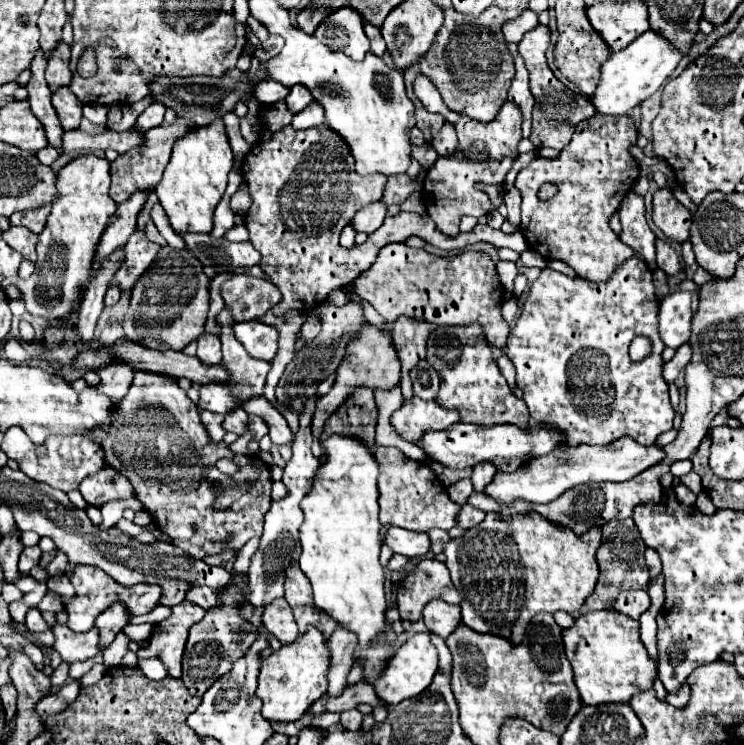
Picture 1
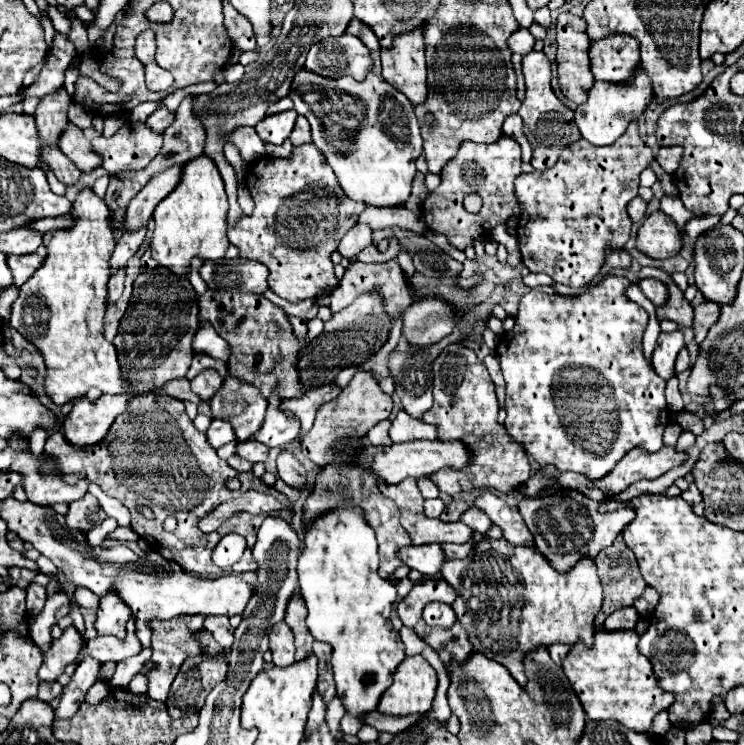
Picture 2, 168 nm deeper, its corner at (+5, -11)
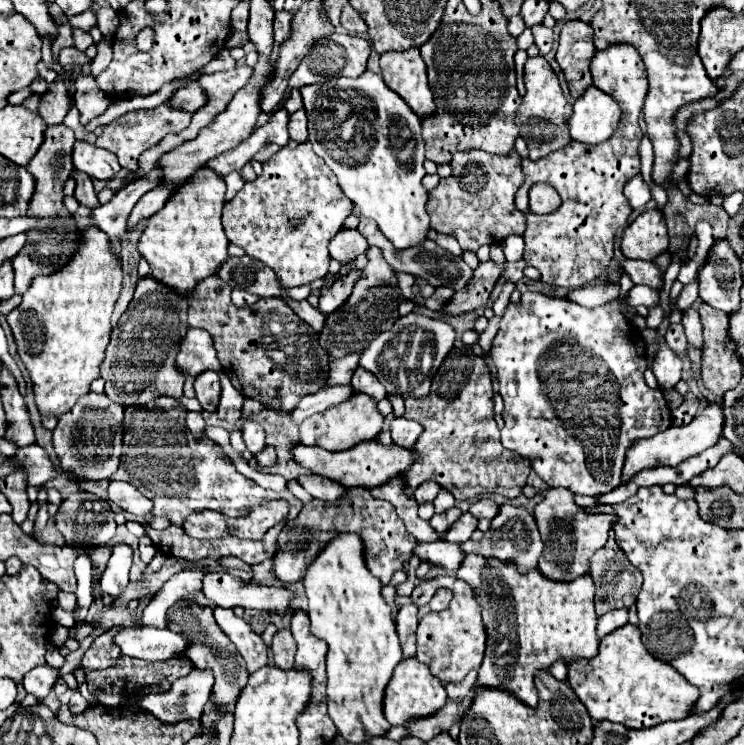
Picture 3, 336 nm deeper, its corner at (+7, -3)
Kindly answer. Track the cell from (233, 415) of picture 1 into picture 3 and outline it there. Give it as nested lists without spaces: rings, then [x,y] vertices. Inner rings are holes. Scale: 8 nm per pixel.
[[[267,444],[263,448],[263,452],[259,452],[259,456],[255,456],[255,460],[259,462],[259,466],[271,466],[271,464],[275,464],[275,448]]]

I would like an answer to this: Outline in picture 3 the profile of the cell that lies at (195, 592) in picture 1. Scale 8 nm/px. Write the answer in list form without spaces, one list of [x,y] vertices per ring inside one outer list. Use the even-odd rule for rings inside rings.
[[[213,608],[213,614],[215,614],[215,622],[219,624],[219,628],[237,646],[251,674],[267,664],[267,646],[263,644],[259,634],[255,634],[249,628],[249,624],[243,618],[237,618],[233,610],[225,610],[225,608]]]

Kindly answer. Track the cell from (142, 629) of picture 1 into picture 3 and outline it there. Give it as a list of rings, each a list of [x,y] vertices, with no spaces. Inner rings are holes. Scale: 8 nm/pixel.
[[[121,628],[115,634],[115,644],[119,644],[121,652],[127,656],[143,658],[143,660],[167,660],[173,658],[175,652],[183,652],[187,648],[187,642],[171,632],[169,628]]]

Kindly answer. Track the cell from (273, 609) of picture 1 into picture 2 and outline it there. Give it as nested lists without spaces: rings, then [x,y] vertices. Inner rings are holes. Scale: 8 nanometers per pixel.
[[[277,622],[269,632],[269,648],[273,652],[275,666],[291,666],[295,662],[295,644],[293,632],[285,622]]]

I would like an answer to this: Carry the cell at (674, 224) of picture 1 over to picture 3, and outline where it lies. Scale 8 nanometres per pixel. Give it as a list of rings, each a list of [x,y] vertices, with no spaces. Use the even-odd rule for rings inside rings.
[[[645,210],[629,224],[621,238],[621,252],[627,258],[653,260],[669,248],[667,222],[661,210]]]

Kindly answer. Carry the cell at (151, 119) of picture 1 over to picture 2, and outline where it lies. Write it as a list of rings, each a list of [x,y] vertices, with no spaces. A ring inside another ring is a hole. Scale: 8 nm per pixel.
[[[161,106],[161,108],[159,108],[155,114],[151,114],[145,122],[149,124],[149,128],[155,128],[155,132],[163,132],[165,128],[171,126],[173,120],[175,120],[175,112],[169,110],[169,108],[165,108],[165,106]]]

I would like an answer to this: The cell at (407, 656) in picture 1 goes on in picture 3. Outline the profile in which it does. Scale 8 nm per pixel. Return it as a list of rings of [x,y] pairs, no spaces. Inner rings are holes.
[[[407,658],[395,666],[395,672],[385,688],[383,712],[385,712],[385,718],[389,724],[401,726],[409,718],[421,718],[421,716],[429,716],[429,714],[437,712],[439,708],[445,706],[445,702],[447,702],[447,692],[445,692],[443,684],[439,680],[435,680],[435,676],[431,676],[431,670],[417,658]]]

